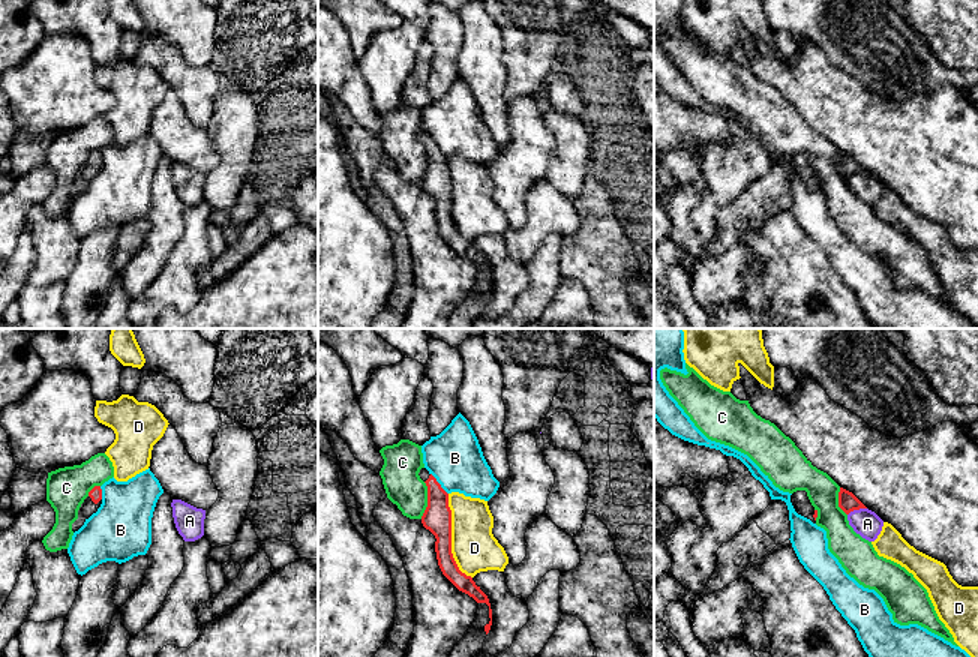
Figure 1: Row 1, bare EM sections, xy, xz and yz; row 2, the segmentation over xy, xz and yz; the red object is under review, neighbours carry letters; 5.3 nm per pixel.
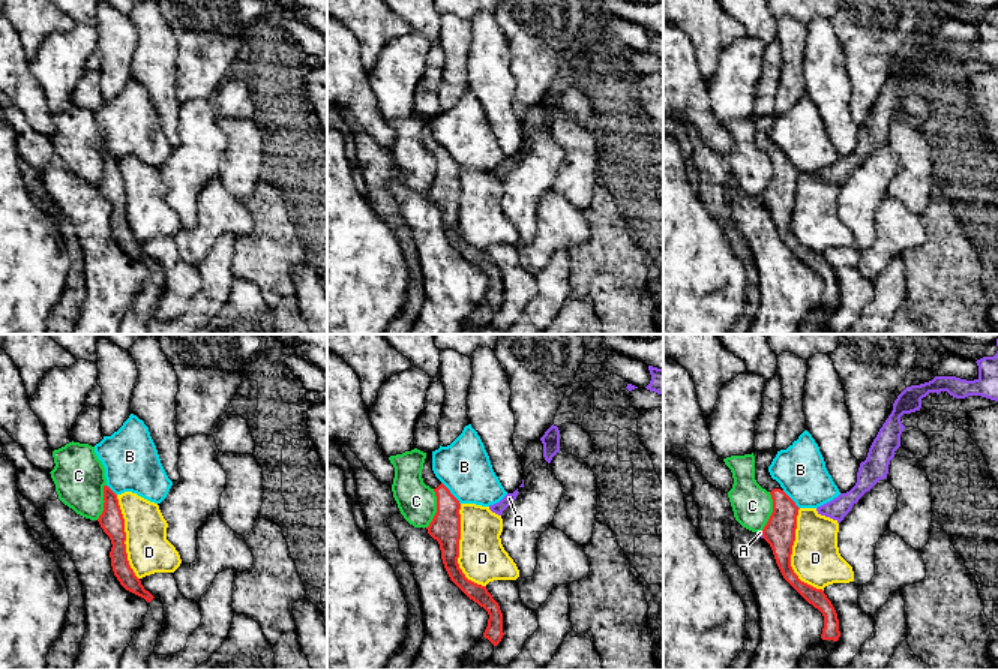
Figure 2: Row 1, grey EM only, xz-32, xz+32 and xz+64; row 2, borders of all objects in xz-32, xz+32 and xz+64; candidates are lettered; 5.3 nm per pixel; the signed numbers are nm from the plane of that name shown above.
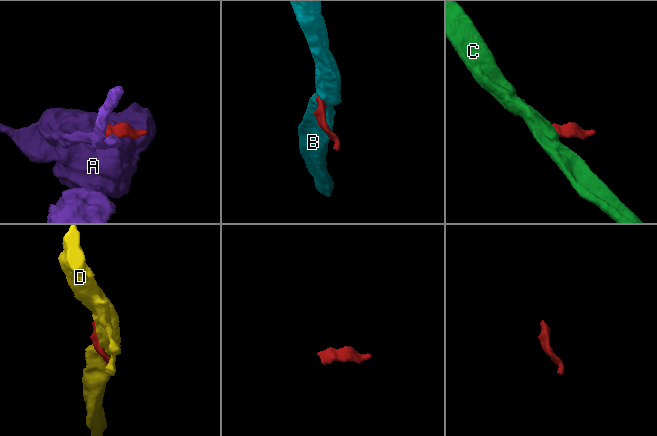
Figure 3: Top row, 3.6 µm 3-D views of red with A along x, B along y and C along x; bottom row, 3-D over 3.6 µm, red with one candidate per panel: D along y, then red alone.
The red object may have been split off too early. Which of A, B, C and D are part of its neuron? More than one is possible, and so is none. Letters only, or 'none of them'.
none of them

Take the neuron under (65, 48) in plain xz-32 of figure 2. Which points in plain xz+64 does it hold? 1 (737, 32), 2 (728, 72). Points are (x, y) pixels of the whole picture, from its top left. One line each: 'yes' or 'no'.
1: no
2: yes

